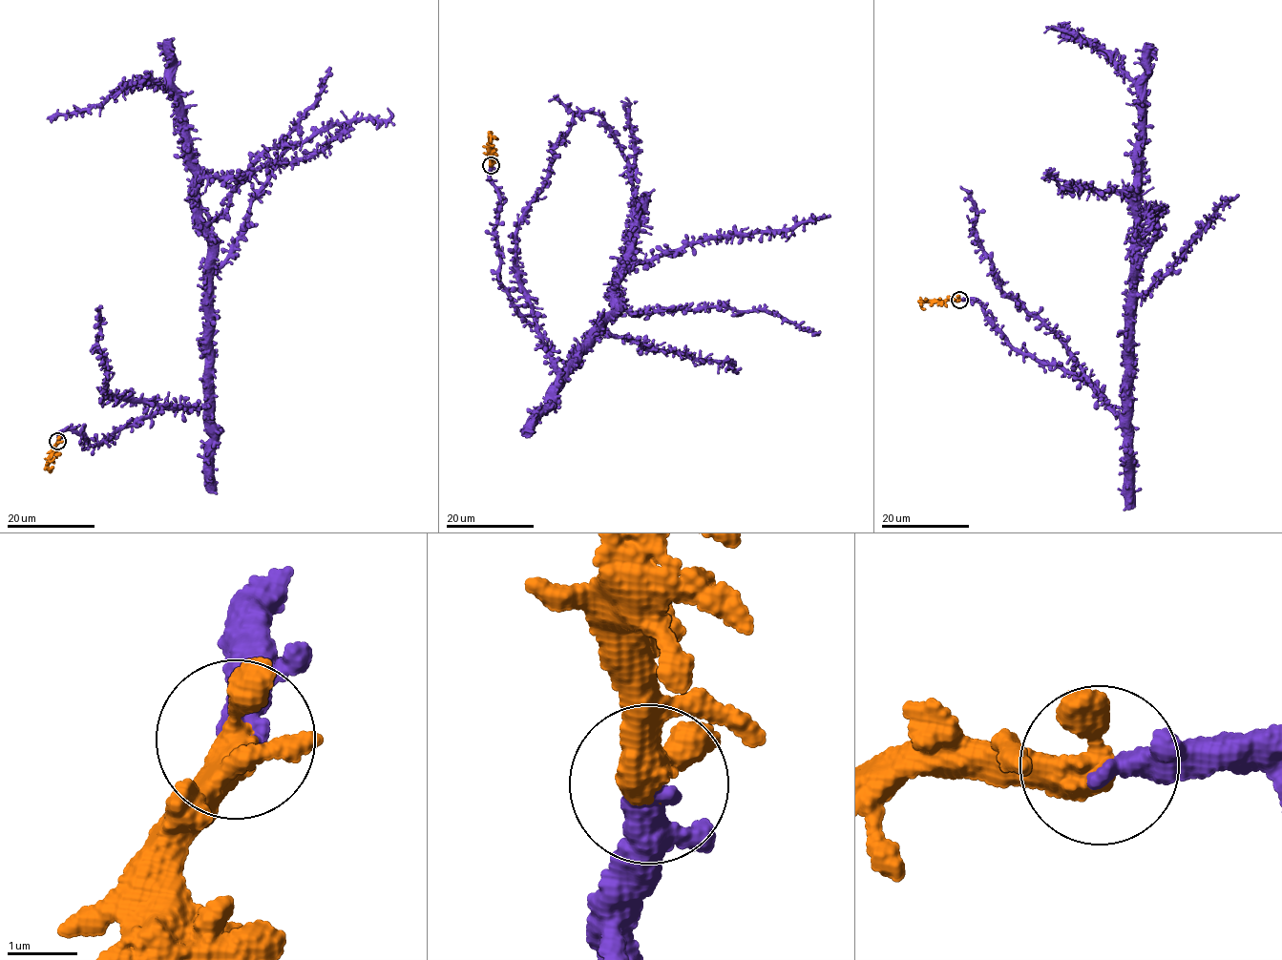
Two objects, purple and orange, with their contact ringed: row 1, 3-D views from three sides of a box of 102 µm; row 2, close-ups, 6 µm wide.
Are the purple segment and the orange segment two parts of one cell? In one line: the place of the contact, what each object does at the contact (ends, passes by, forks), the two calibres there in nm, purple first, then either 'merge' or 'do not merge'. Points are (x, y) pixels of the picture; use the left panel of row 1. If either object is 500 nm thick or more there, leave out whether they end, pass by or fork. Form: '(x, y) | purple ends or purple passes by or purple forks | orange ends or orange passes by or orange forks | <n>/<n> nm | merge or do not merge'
(57, 441) | purple ends | orange passes by | 440/440 nm | merge

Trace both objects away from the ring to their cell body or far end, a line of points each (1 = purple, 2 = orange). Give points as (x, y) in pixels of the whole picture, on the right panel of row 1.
1: (959, 300), (978, 301), (1013, 347), (1093, 385), (1124, 413), (1140, 101), (1119, 65), (1066, 35), (1067, 25)
2: (959, 300), (925, 301), (921, 305), (925, 309)

